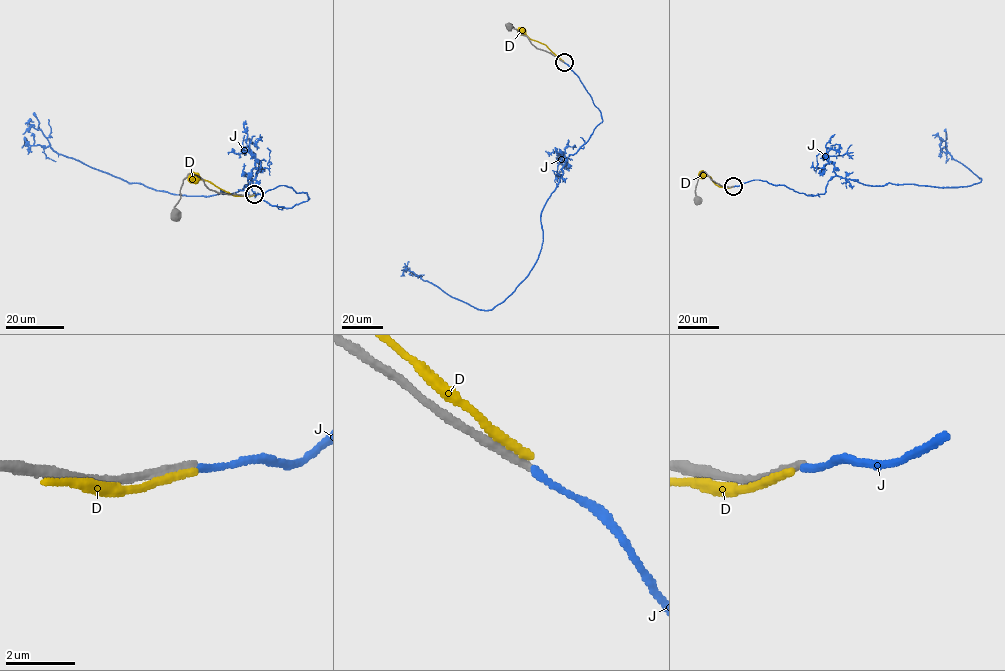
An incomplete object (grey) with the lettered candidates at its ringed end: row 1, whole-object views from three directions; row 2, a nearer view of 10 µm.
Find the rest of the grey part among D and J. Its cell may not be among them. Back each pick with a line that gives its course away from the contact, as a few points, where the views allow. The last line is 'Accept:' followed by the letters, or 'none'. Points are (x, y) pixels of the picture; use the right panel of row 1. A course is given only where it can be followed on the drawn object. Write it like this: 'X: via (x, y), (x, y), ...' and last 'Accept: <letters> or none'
Accept: none

